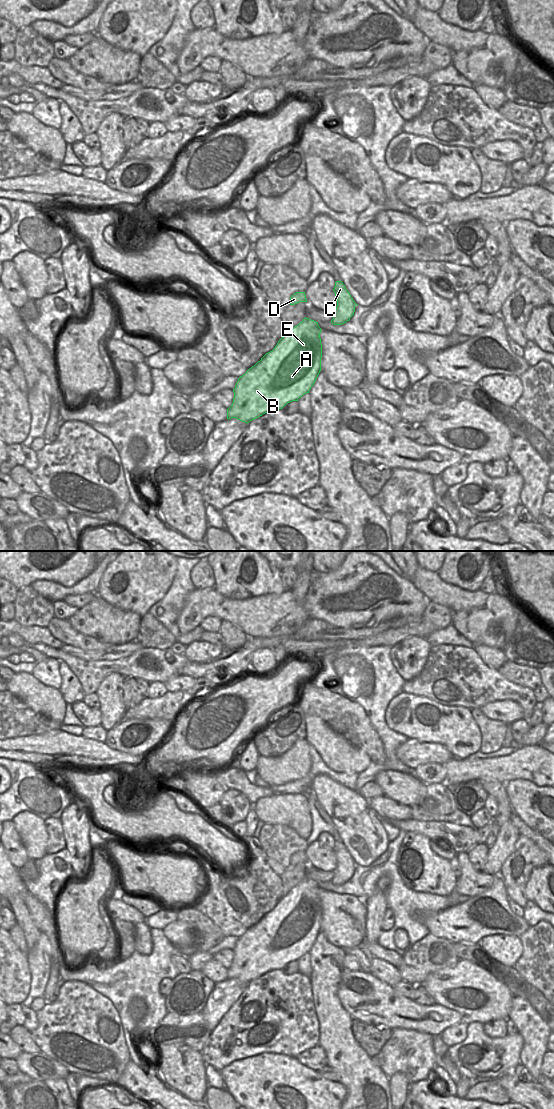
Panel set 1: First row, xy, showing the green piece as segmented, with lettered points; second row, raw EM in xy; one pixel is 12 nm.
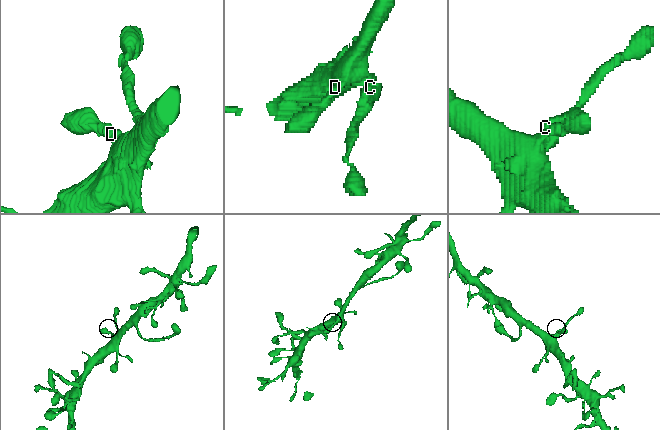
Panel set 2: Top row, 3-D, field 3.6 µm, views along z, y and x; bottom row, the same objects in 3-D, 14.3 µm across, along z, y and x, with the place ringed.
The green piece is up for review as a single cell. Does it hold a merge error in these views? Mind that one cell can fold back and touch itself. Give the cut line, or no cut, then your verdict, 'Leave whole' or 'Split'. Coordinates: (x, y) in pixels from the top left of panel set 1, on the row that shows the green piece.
No split. Leave whole.

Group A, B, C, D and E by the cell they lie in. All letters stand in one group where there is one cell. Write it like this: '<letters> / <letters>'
A B C D E

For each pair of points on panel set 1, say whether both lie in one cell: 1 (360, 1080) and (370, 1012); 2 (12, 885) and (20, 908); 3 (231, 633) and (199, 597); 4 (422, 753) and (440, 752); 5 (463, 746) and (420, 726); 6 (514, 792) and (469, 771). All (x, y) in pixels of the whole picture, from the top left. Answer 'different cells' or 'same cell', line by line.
1: different cells
2: different cells
3: different cells
4: same cell
5: same cell
6: different cells

